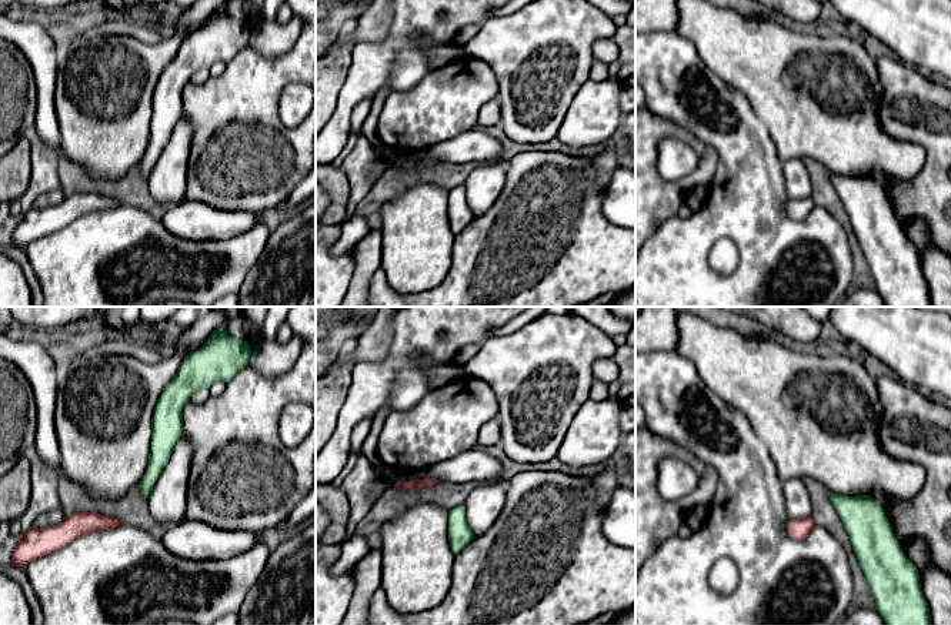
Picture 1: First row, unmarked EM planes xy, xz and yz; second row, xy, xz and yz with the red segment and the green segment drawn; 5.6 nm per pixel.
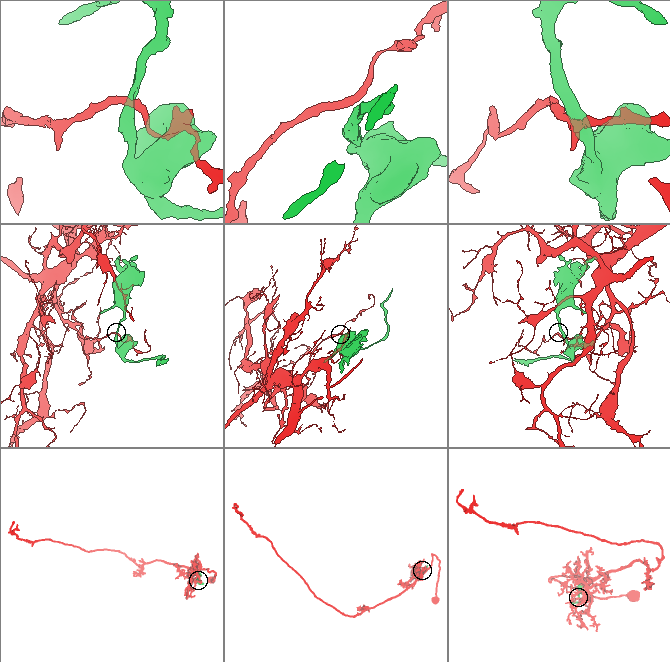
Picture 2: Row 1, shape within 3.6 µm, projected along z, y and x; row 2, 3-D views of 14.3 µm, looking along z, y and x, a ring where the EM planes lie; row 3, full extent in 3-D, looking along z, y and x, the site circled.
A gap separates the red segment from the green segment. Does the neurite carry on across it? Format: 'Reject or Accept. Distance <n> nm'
Reject. Distance 140 nm

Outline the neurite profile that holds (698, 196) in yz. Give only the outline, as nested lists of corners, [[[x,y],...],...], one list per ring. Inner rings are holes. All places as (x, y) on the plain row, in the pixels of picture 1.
[[[700,186],[690,191],[690,194],[685,198],[685,203],[690,205],[693,213],[695,213],[708,200],[708,195],[708,187]]]

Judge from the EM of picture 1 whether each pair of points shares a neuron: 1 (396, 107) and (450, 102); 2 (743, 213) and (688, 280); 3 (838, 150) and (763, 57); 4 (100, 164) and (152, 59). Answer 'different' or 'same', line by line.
1: same
2: same
3: same
4: same

